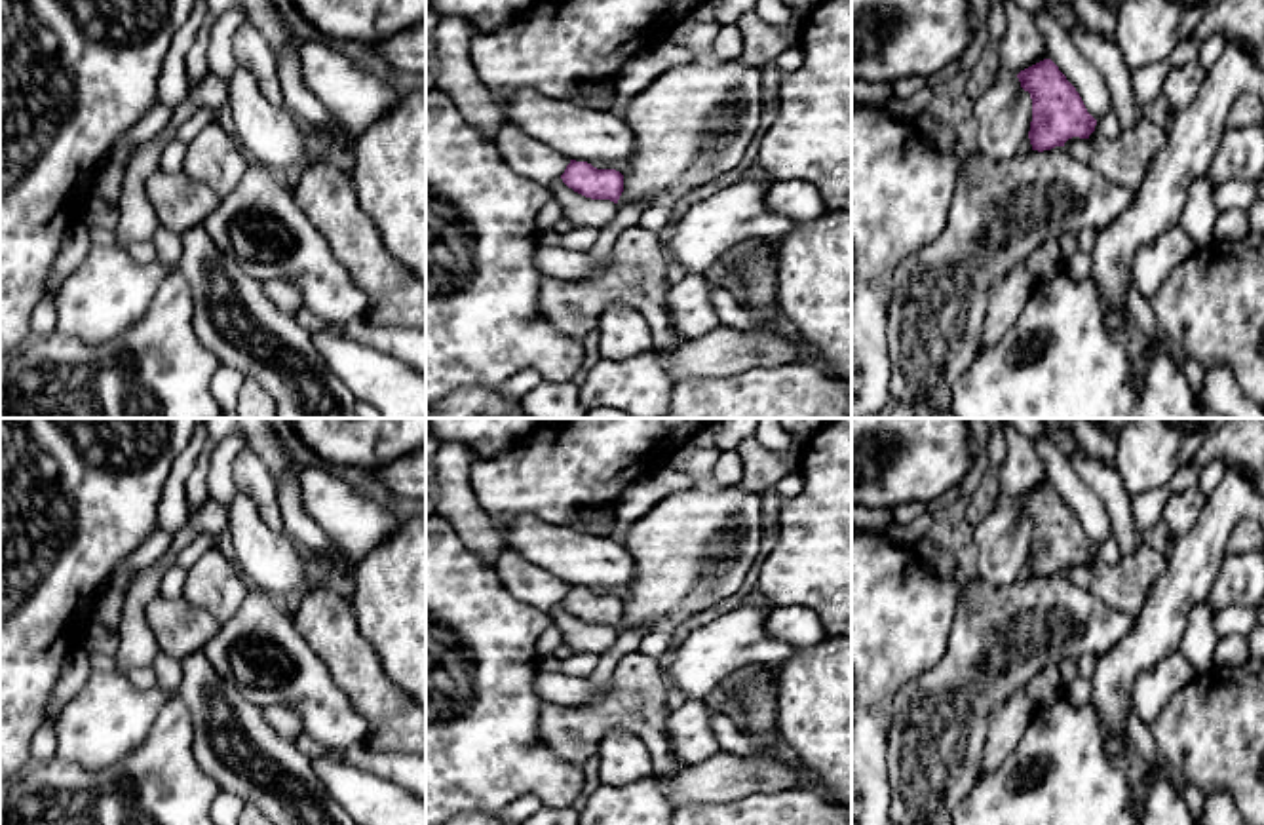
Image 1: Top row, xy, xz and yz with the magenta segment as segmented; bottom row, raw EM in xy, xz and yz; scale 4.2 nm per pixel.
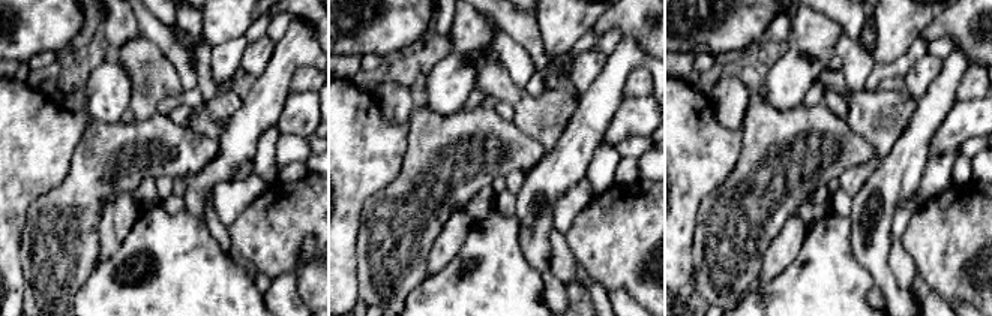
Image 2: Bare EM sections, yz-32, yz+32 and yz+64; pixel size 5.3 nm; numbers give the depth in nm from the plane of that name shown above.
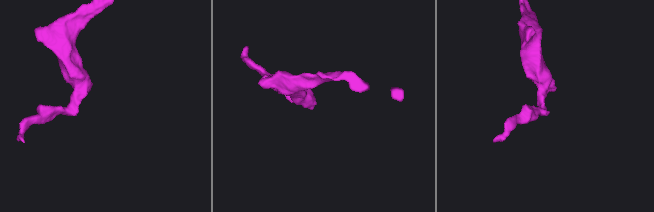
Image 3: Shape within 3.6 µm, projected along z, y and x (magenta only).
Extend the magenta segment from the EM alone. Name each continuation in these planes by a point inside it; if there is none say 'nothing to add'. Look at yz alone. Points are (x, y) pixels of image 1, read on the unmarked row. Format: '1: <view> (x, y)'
1: yz (1126, 584)

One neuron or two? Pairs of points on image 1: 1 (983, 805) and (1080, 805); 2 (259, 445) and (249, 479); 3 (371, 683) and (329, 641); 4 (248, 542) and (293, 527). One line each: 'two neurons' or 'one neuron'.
1: one neuron
2: two neurons
3: one neuron
4: two neurons

